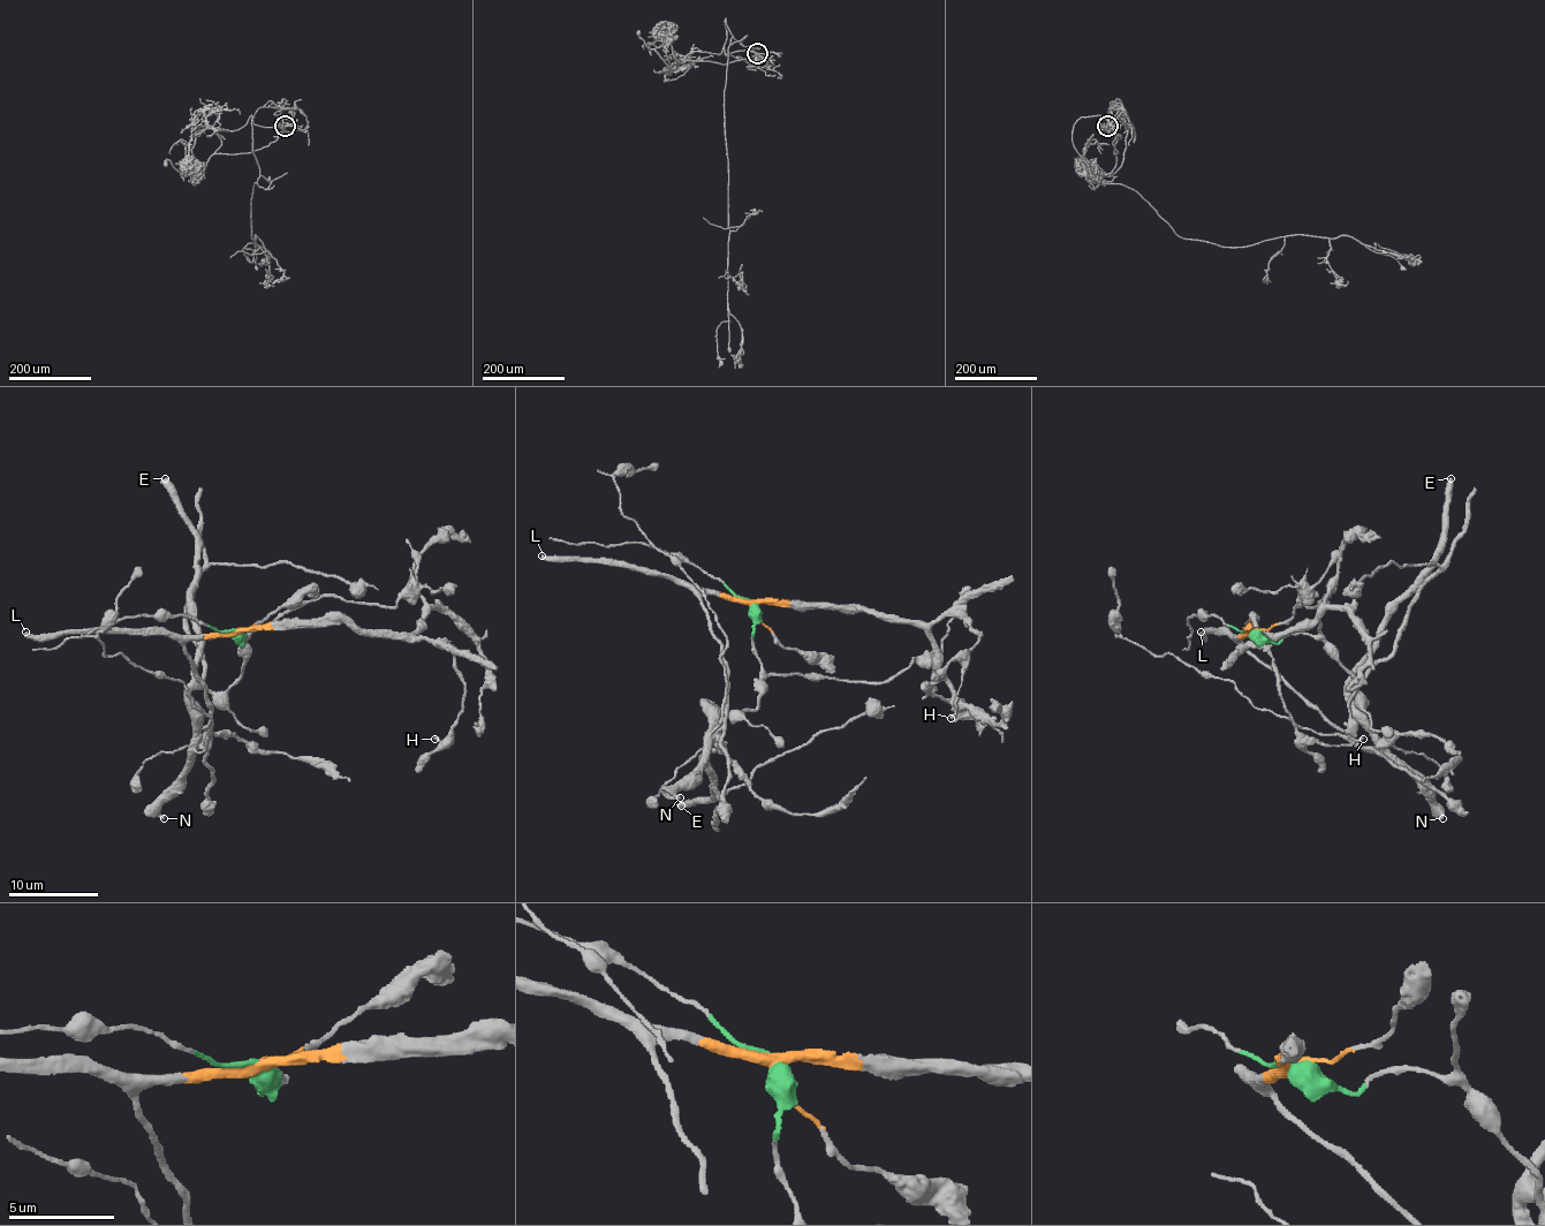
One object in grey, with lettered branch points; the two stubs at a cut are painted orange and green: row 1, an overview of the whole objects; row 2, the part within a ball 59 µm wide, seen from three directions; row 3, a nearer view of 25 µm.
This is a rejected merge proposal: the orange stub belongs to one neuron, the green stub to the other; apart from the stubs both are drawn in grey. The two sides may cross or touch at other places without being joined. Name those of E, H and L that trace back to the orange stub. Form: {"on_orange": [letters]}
{"on_orange": ["H", "L"]}

